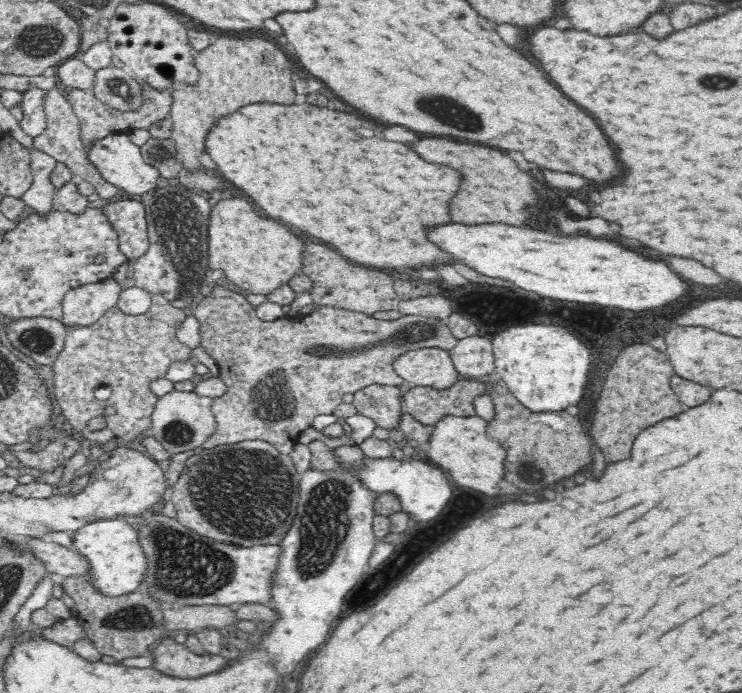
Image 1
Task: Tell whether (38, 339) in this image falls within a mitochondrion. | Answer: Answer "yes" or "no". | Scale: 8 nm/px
yes

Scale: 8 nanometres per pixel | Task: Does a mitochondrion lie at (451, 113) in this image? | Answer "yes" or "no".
yes

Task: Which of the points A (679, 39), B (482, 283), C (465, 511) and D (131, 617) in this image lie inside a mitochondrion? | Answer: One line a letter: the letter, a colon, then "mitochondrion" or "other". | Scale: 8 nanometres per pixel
A: other
B: other
C: other
D: mitochondrion

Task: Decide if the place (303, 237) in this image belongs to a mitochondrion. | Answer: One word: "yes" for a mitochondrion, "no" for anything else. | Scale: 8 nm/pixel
no

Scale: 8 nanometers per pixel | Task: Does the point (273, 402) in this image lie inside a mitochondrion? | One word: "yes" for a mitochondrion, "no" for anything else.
yes

